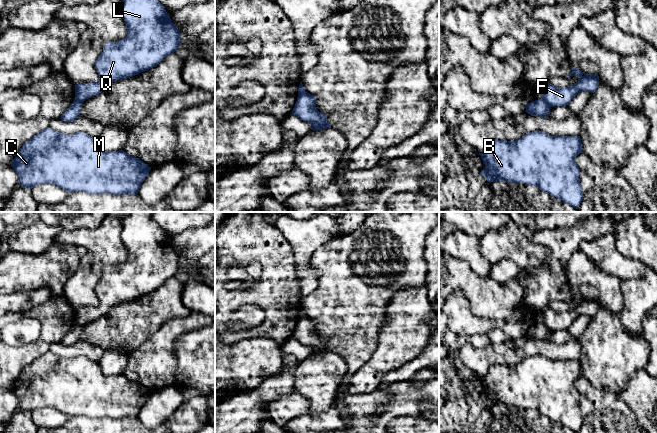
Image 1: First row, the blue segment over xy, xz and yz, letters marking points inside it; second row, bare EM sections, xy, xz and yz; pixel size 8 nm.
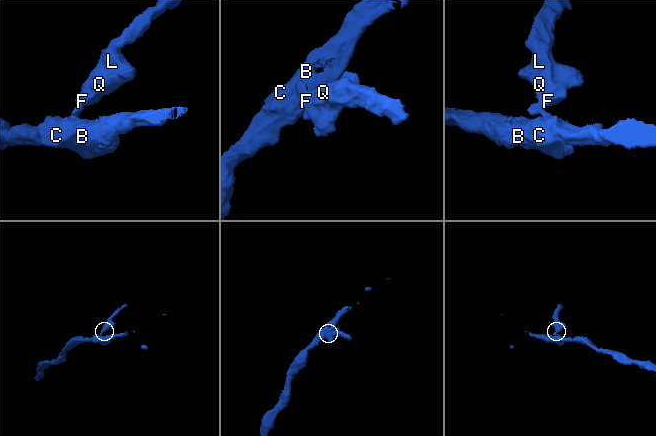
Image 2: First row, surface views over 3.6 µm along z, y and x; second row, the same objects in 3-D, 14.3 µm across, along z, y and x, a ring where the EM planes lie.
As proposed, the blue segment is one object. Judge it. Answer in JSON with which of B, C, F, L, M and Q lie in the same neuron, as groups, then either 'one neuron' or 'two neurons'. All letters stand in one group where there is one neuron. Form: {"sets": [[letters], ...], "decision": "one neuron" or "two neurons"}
{"sets": [["B", "C", "M"], ["F", "L", "Q"]], "decision": "two neurons"}

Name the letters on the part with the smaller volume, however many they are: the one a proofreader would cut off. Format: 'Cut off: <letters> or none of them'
Cut off: F, L, Q

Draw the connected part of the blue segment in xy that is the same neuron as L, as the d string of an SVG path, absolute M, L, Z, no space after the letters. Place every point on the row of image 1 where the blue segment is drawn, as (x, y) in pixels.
M122 0L122 2L121 13L127 26L127 36L117 42L105 43L103 52L95 63L99 76L97 82L75 85L75 100L81 103L98 95L117 80L130 78L156 67L180 46L181 33L158 0Z

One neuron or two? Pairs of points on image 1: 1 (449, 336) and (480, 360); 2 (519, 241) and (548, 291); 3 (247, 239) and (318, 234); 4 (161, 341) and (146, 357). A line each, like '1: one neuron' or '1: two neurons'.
1: two neurons
2: two neurons
3: two neurons
4: one neuron

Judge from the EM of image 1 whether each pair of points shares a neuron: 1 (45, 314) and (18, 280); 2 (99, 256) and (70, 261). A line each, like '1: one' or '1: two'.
1: two
2: two

